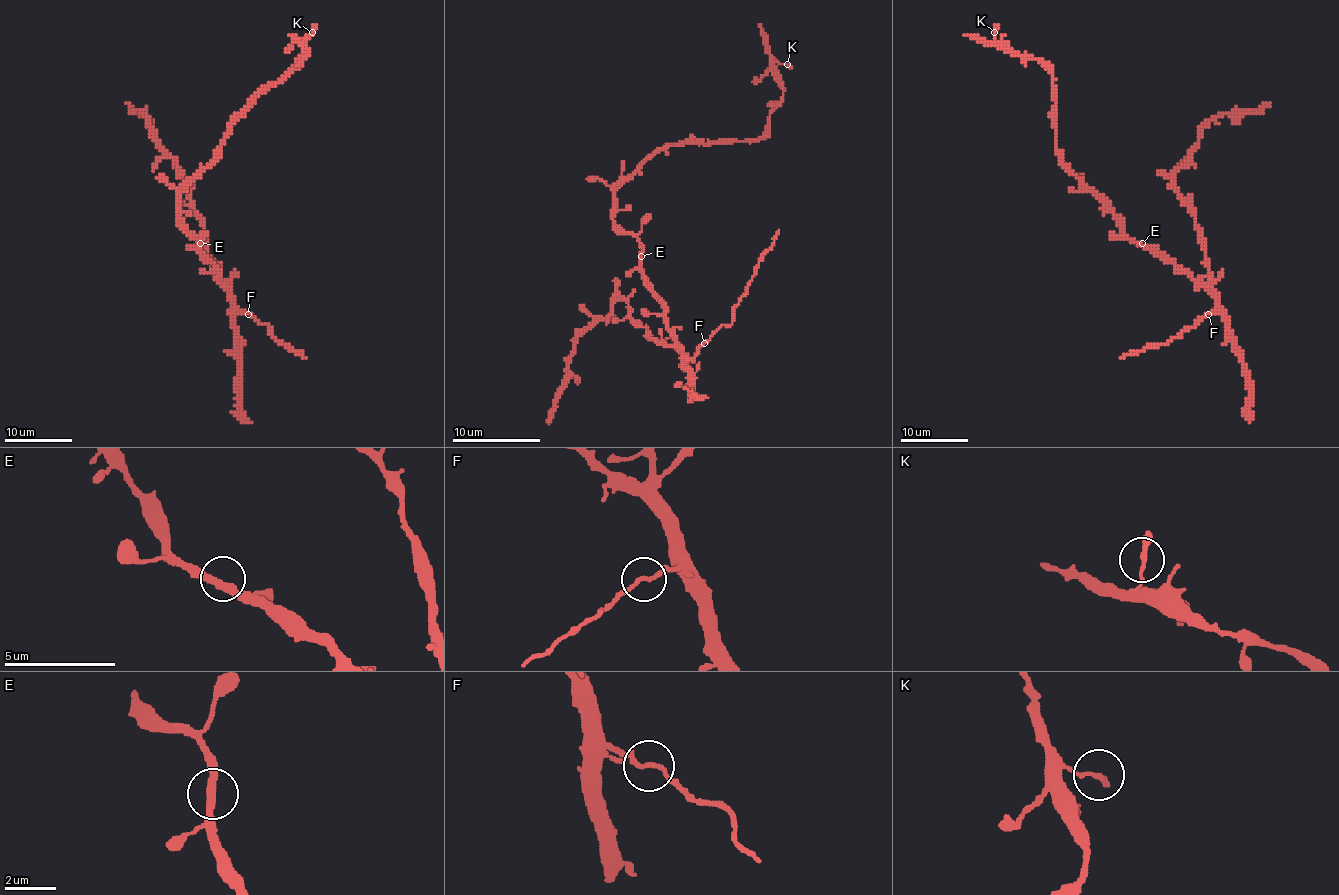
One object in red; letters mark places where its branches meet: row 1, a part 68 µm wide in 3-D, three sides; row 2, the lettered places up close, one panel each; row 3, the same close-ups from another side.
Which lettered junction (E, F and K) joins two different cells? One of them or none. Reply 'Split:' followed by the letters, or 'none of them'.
Split: F

